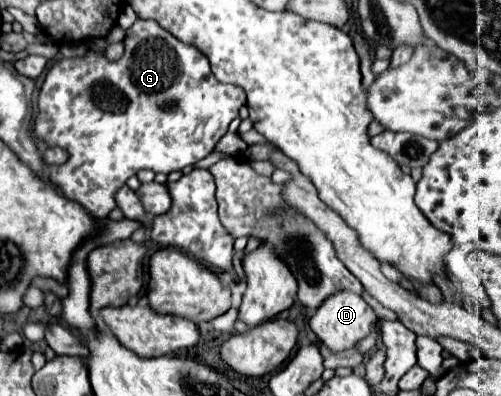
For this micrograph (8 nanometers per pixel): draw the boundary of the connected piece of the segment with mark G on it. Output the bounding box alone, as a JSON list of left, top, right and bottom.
[34,19,244,219]

